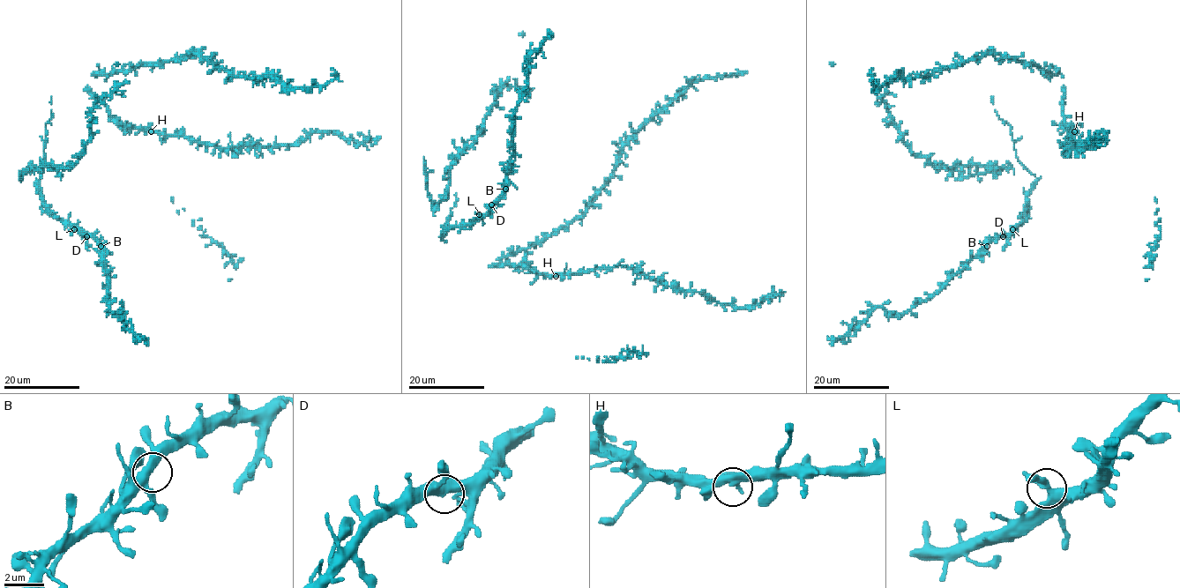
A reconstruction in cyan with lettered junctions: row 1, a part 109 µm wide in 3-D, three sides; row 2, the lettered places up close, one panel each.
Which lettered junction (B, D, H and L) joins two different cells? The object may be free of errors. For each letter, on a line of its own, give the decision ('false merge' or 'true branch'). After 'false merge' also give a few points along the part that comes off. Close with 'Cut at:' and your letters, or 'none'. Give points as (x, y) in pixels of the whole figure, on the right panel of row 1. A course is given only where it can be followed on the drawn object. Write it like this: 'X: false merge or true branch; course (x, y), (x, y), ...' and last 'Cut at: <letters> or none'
B: true branch
D: true branch
H: true branch
L: true branch
Cut at: none

